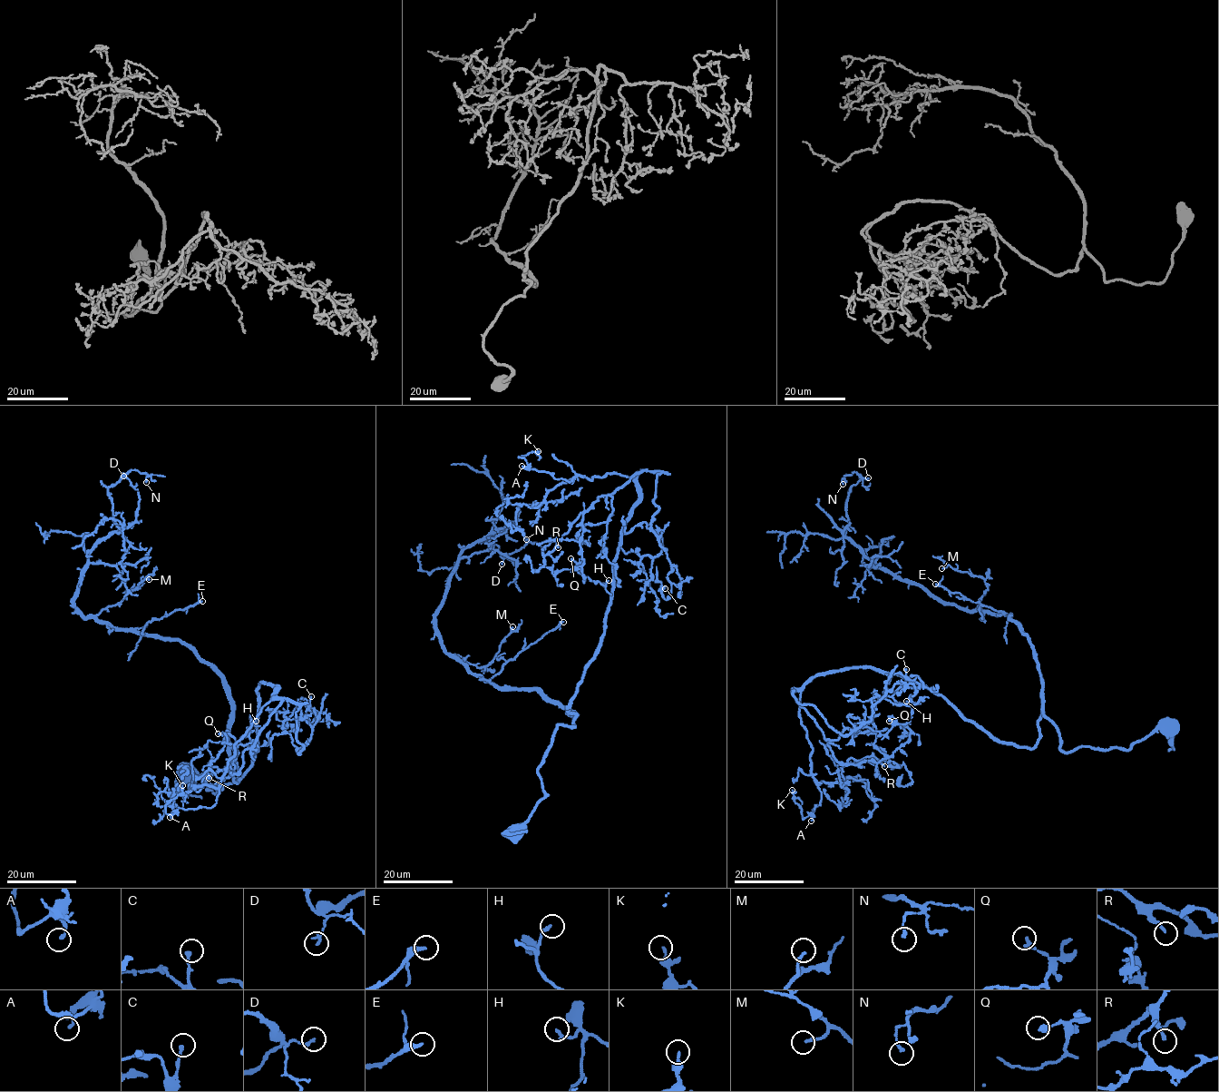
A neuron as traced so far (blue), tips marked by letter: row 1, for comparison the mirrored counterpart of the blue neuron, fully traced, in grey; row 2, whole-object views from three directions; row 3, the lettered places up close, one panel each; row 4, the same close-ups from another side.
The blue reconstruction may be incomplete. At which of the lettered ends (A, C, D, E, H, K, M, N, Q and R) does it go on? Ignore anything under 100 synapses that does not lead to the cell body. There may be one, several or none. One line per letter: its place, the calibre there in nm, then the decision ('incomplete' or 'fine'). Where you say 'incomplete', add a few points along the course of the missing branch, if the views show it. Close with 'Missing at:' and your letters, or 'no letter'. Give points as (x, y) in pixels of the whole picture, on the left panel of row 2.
A: (170, 817) | 180 nm | fine
C: (311, 696) | 220 nm | fine
D: (123, 476) | 200 nm | fine
E: (202, 601) | 320 nm | fine
H: (256, 721) | 200 nm | fine
K: (182, 785) | 200 nm | fine
M: (149, 579) | 170 nm | fine
N: (146, 482) | 170 nm | fine
Q: (218, 733) | 300 nm | fine
R: (209, 778) | 200 nm | fine
Missing at: no letter

